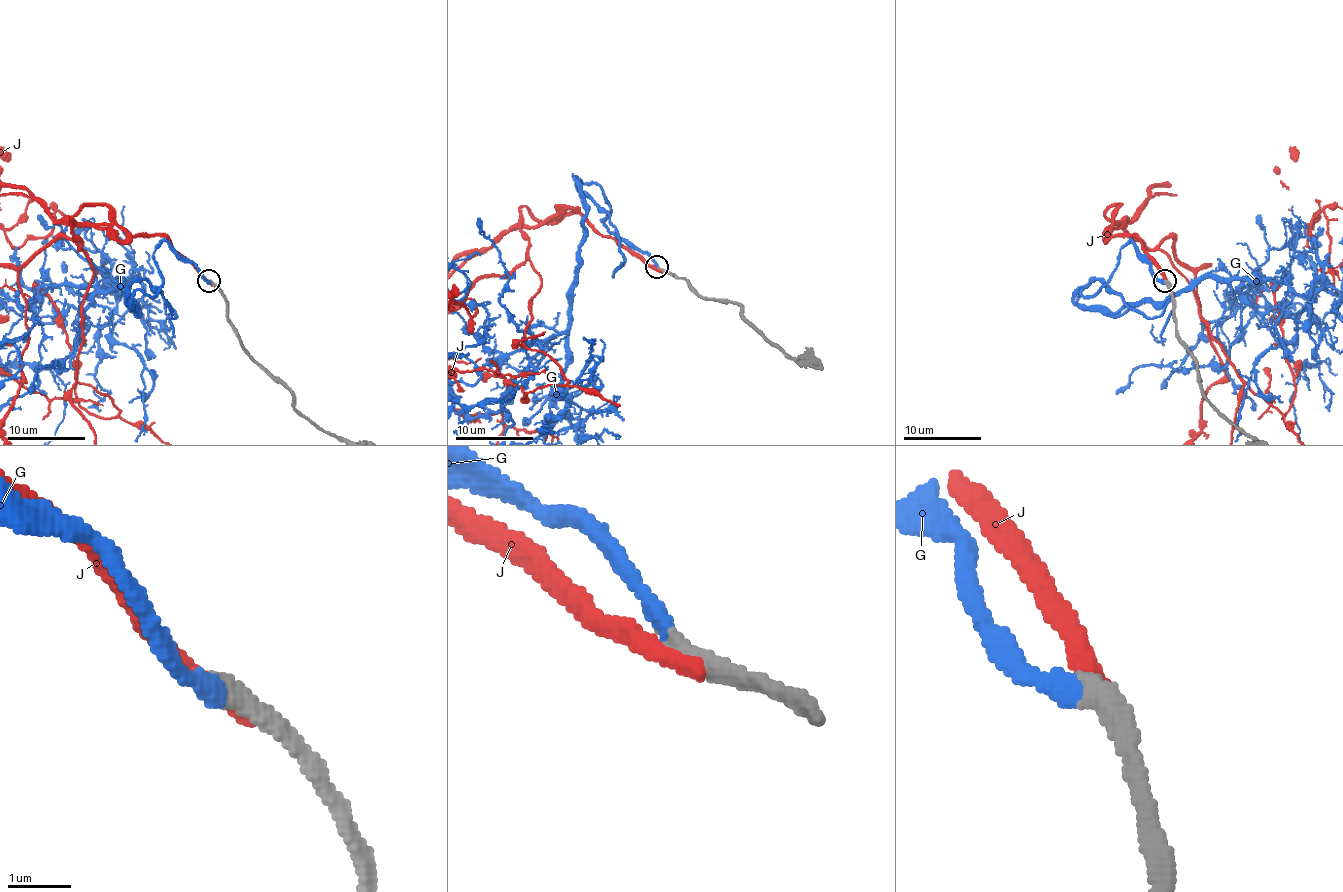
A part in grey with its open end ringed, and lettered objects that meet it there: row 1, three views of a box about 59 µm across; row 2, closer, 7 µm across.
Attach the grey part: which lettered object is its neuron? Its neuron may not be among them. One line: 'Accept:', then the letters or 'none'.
Accept: G

